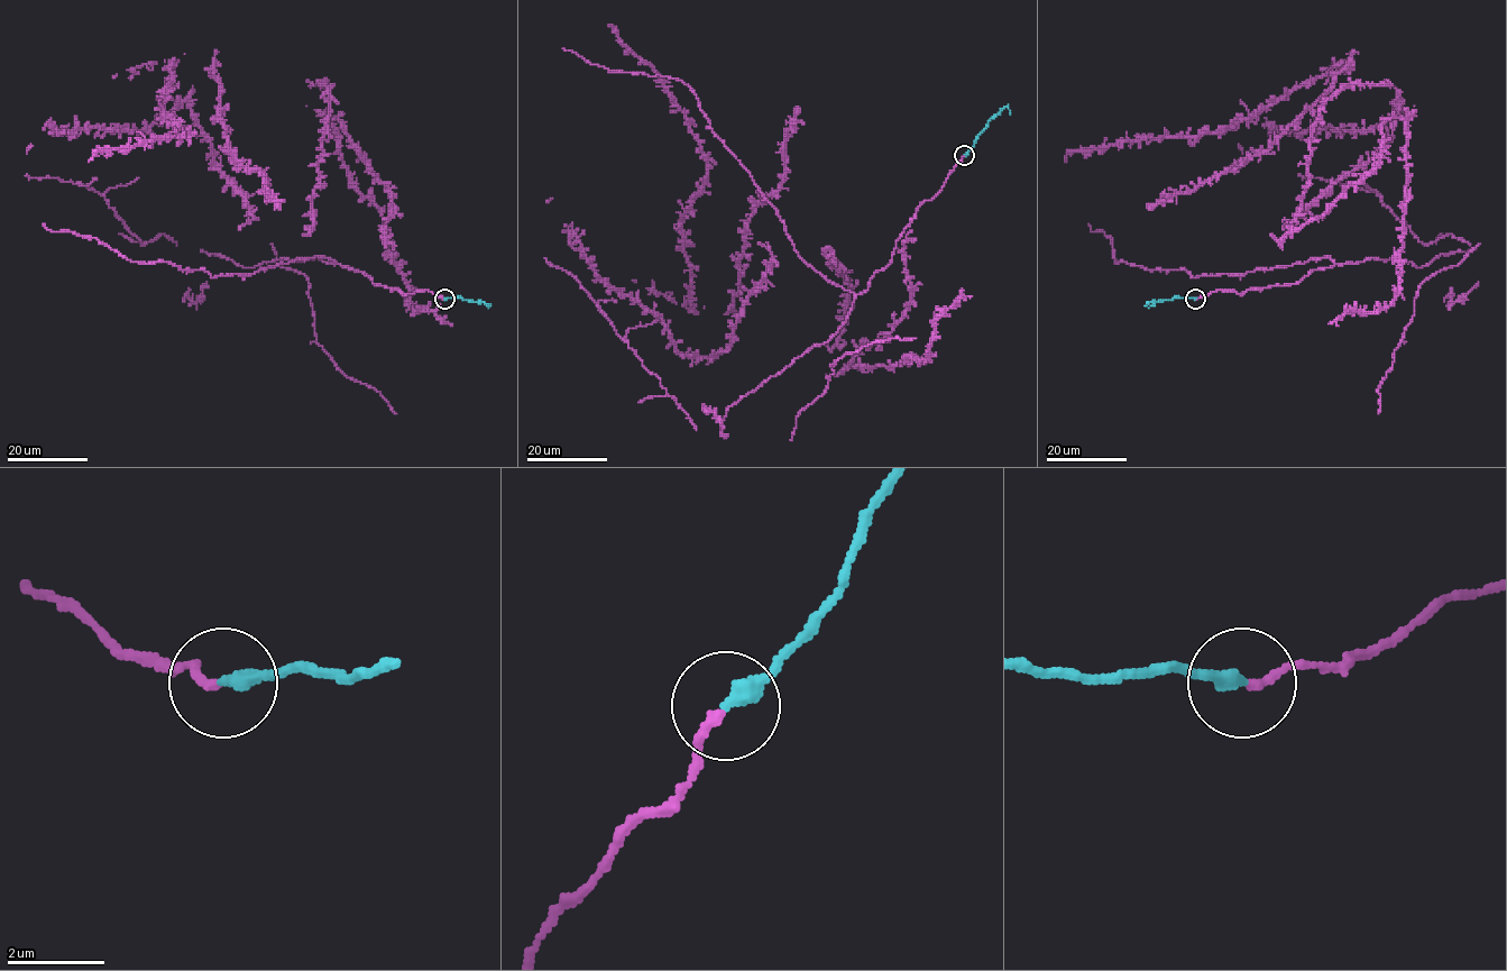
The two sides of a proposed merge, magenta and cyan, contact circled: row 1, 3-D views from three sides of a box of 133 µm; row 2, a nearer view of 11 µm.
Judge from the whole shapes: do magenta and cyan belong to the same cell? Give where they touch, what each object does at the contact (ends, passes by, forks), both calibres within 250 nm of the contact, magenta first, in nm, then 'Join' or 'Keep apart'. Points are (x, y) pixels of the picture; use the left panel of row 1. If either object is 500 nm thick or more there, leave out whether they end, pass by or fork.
Place: (444, 299). At the ring magenta ends. At the ring cyan ends. Thickness 180 nm (magenta) against 340 nm. Join

